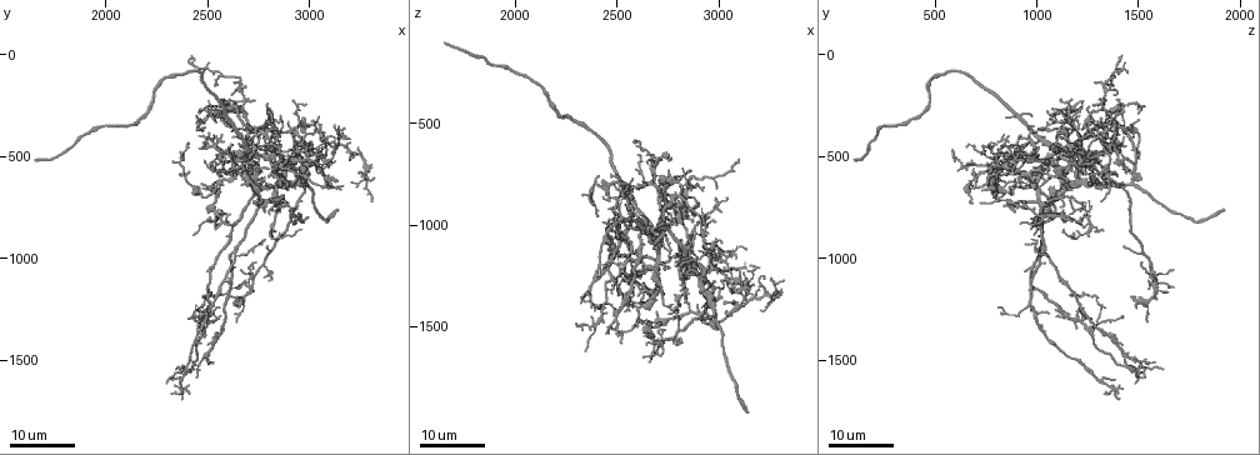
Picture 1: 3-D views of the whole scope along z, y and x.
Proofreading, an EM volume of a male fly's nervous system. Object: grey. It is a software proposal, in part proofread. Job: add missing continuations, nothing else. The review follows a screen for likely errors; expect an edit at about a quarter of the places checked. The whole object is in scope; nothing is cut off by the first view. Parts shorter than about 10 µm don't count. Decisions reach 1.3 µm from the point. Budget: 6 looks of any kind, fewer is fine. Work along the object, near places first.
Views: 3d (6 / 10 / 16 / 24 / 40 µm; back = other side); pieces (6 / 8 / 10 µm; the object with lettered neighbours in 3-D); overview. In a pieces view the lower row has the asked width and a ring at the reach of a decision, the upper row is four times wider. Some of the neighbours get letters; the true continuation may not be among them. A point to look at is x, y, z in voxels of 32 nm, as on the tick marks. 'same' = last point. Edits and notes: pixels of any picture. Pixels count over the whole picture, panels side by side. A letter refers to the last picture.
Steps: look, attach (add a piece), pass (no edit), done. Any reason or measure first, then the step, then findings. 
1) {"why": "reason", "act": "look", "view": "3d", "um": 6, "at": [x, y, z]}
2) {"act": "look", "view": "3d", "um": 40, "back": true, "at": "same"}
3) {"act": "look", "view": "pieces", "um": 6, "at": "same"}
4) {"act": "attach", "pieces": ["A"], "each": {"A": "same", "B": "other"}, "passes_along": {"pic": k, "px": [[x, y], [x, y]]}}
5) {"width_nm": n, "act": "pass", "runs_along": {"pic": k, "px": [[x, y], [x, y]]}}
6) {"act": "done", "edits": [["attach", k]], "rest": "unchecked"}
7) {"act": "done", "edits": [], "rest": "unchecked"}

{"why": "tapers out", "act": "look", "view": "3d", "um": 16, "at": [2420, 10, 1410]}

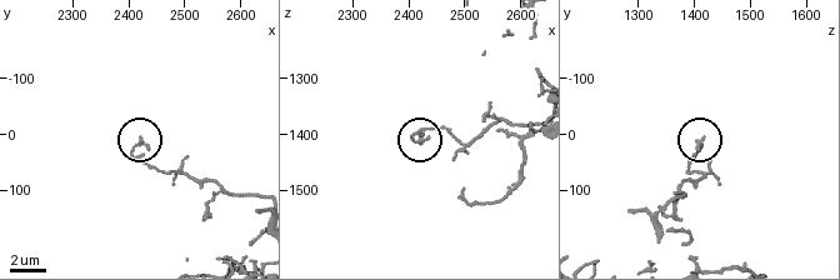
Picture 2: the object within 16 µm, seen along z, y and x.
{"why": "what lies round it", "act": "look", "view": "pieces", "um": 8, "at": [2425, 10, 1410]}

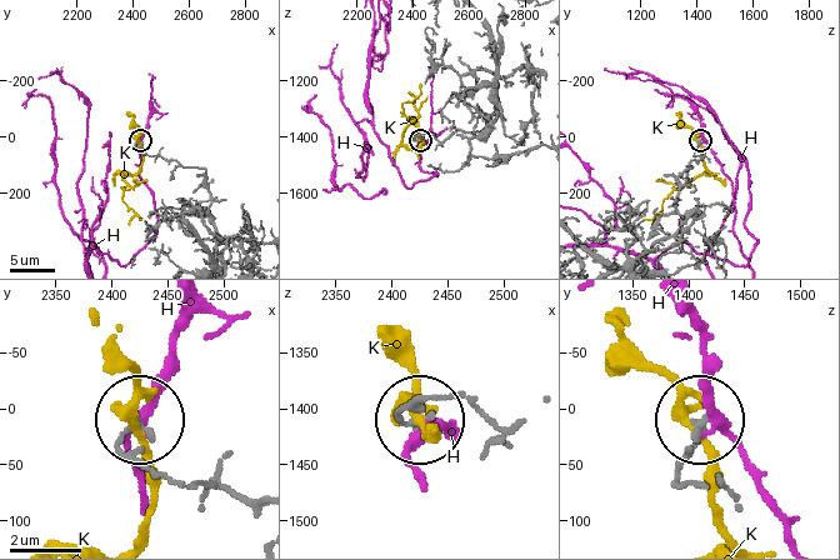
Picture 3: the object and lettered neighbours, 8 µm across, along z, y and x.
{"act": "pass", "each": {"H": "other", "K": "other"}, "runs_along": {"pic": 3, "px": [[698, 489], [679, 471], [698, 420]]}, "found": "none of them fits"}

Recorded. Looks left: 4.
{"why": "free end", "act": "look", "view": "3d", "um": 24, "at": [3130, 760, 1930]}

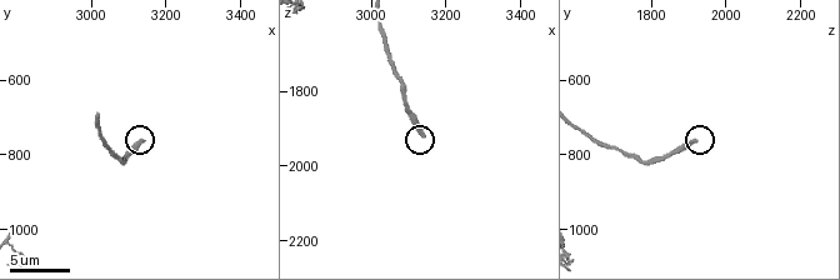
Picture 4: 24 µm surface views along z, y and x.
{"why": "what lies round it", "act": "look", "view": "pieces", "um": 10, "at": [3140, 760, 1920]}

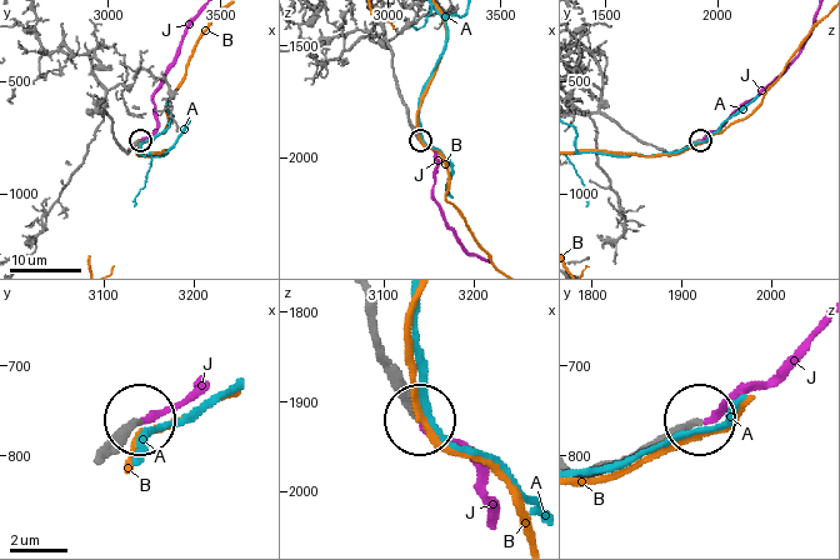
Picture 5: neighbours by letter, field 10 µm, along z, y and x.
{"width_nm": 230, "act": "attach", "pieces": ["J"], "each": {"A": "other", "B": "other", "J": "same"}, "found": "the neuron continues"}

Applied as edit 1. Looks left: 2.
{"why": "branch stops here", "act": "look", "view": "3d", "um": 16, "at": [1660, 510, 100]}

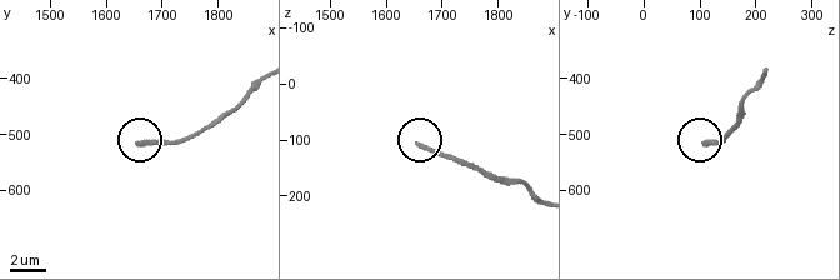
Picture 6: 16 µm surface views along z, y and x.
{"act": "look", "view": "pieces", "um": 6, "at": [1655, 515, 110]}

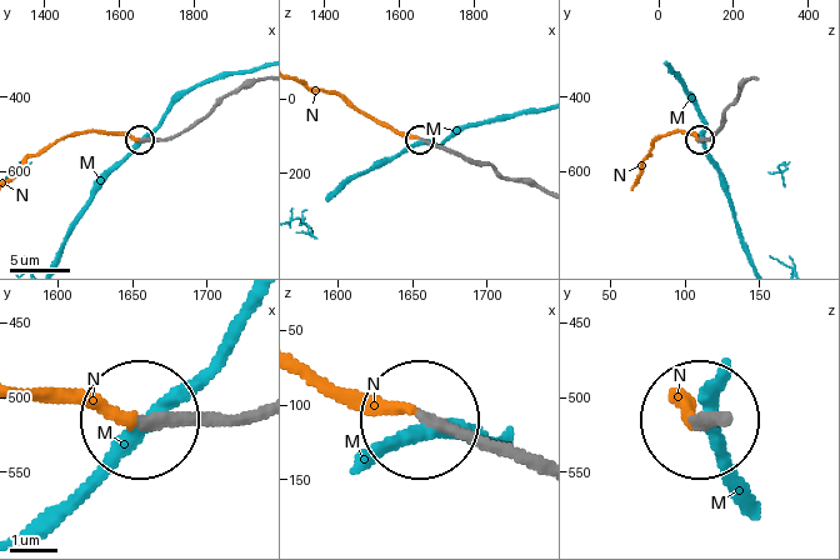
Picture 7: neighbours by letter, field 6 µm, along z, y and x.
{"act": "attach", "pieces": ["N"], "each": {"M": "other", "N": "same"}, "passes_along": {"pic": 7, "px": [[449, 151], [394, 133], [334, 94], [301, 83]]}, "found": "the neuron continues"}

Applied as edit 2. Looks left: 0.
{"act": "done", "edits": [["attach", 5], ["attach", 7]], "rest": "unchecked"}

